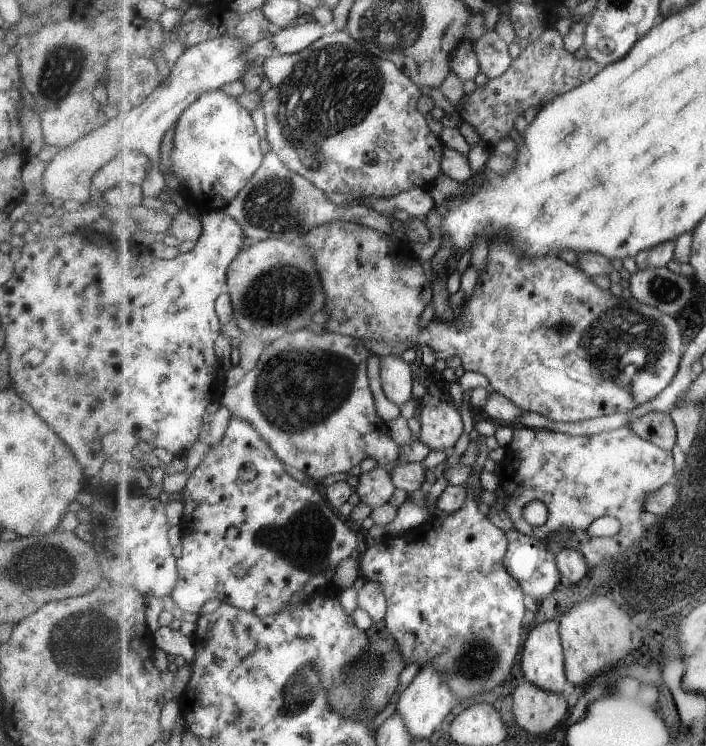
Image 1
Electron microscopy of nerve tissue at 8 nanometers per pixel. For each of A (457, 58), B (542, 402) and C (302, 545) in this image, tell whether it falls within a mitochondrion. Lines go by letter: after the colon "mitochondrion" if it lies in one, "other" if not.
A: other
B: other
C: mitochondrion

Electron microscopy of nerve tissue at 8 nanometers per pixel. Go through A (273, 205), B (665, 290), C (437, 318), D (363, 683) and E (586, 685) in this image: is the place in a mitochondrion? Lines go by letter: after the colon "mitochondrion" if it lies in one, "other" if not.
A: mitochondrion
B: mitochondrion
C: other
D: mitochondrion
E: other

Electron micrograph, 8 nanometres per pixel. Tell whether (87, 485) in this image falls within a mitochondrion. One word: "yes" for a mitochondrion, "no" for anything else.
no

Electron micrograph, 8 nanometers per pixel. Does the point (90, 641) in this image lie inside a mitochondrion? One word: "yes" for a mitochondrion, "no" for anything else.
yes

